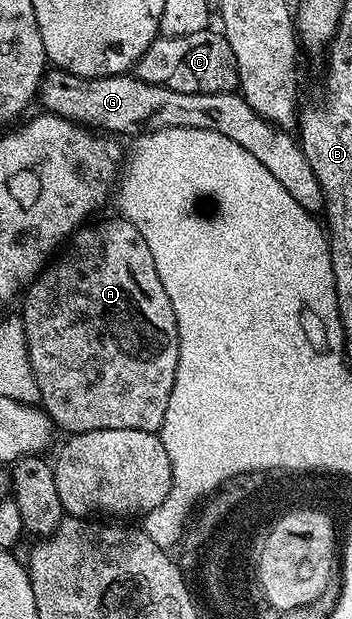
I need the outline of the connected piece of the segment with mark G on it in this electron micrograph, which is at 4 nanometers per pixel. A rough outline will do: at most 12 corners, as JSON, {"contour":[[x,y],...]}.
{"contour":[[54,68],[45,113],[114,136],[204,128],[252,152],[311,216],[326,205],[297,137],[233,90]]}

